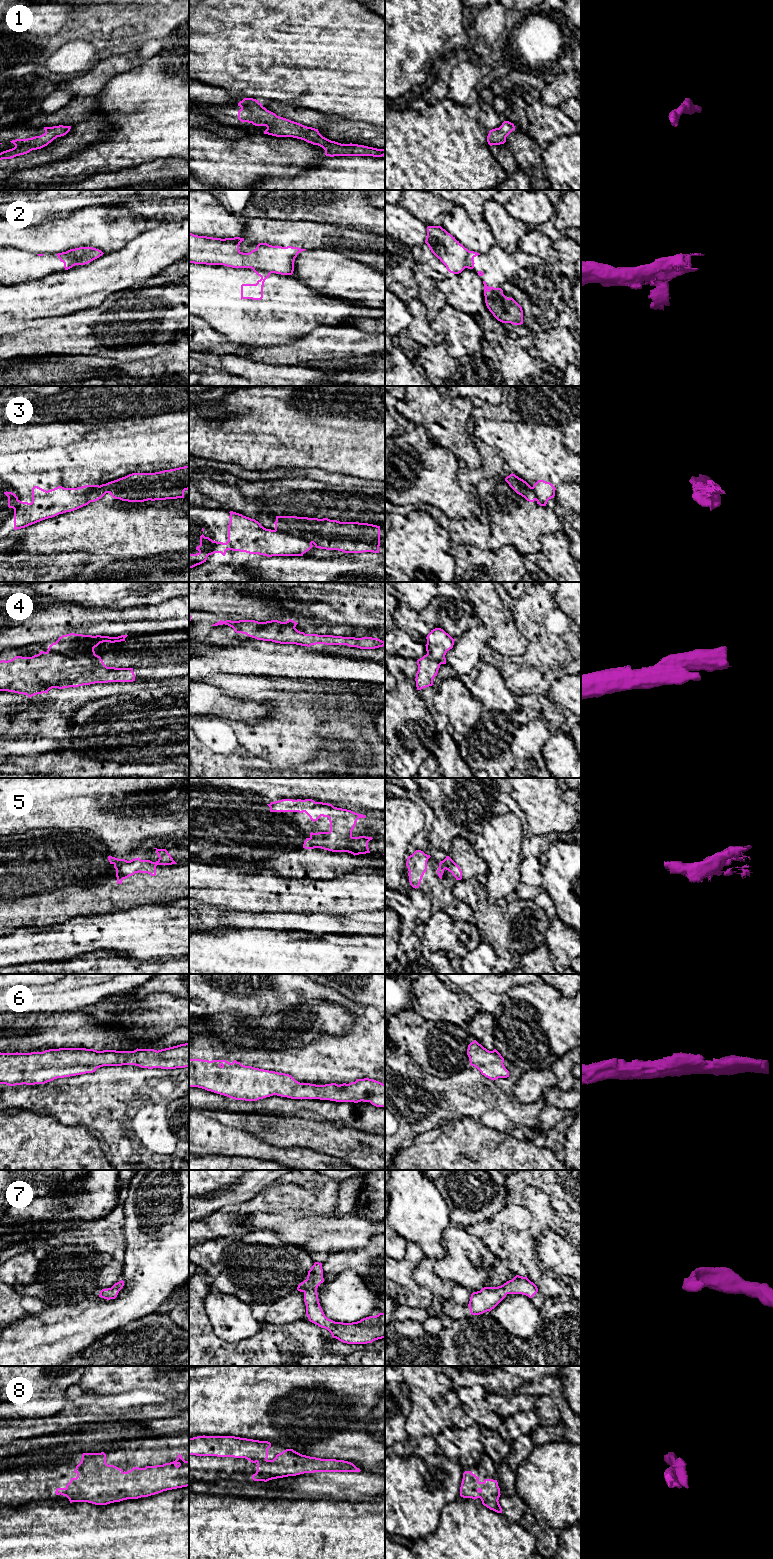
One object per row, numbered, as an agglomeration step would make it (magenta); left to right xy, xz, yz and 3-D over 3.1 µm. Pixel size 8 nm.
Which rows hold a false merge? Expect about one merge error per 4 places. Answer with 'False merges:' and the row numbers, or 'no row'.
False merges: 2, 3

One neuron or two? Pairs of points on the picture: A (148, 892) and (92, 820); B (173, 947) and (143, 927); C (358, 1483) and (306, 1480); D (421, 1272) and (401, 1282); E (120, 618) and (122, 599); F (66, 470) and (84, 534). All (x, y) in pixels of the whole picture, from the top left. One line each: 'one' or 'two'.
A: two
B: one
C: one
D: two
E: two
F: two

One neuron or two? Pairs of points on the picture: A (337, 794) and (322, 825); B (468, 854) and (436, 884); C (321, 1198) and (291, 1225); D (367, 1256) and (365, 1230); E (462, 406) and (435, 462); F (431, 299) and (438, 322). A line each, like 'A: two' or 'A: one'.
A: two
B: one
C: two
D: two
E: two
F: two

